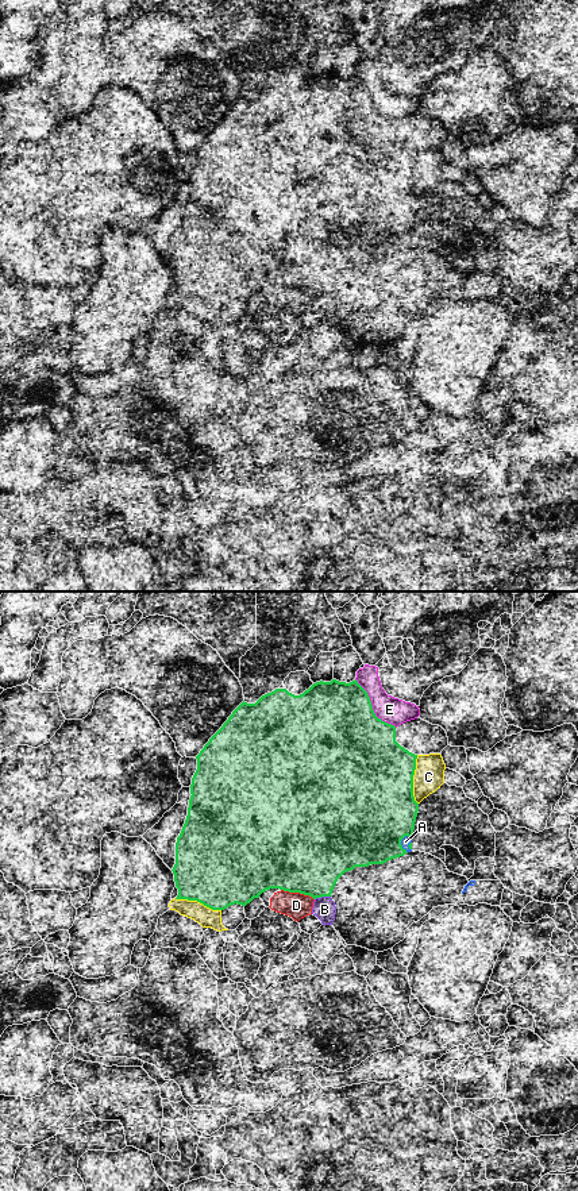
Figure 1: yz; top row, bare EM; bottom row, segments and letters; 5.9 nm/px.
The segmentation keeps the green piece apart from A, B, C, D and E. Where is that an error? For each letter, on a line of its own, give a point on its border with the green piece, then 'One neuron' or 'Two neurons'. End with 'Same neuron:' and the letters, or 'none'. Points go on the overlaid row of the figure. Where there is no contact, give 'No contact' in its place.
A: Touches green at yz (400, 844). One neuron
B: Touches green at yz (322, 895). Two neurons
C: Touches green at yz (412, 779). Two neurons
D: Touches green at yz (297, 891). Two neurons
E: Touches green at yz (372, 706). Two neurons
Same neuron: A

